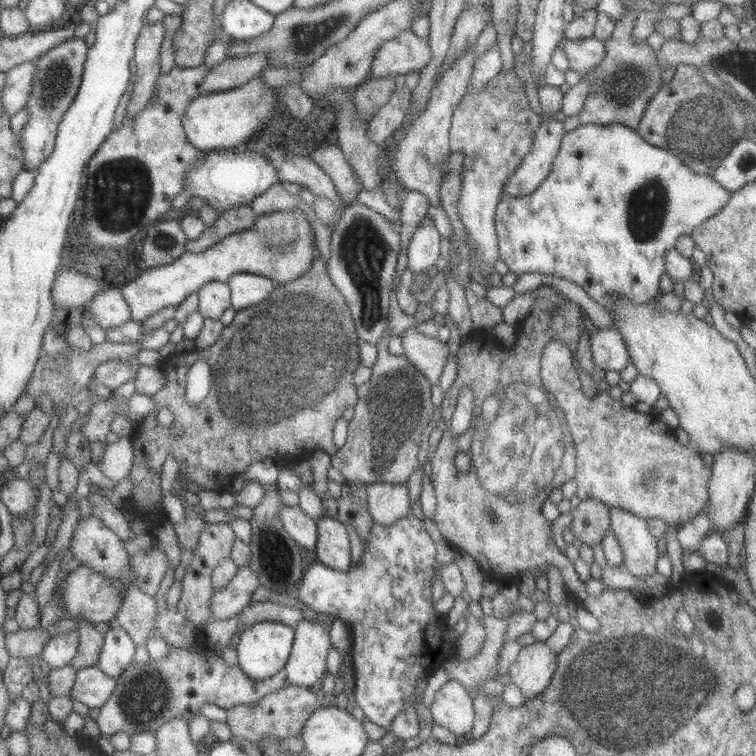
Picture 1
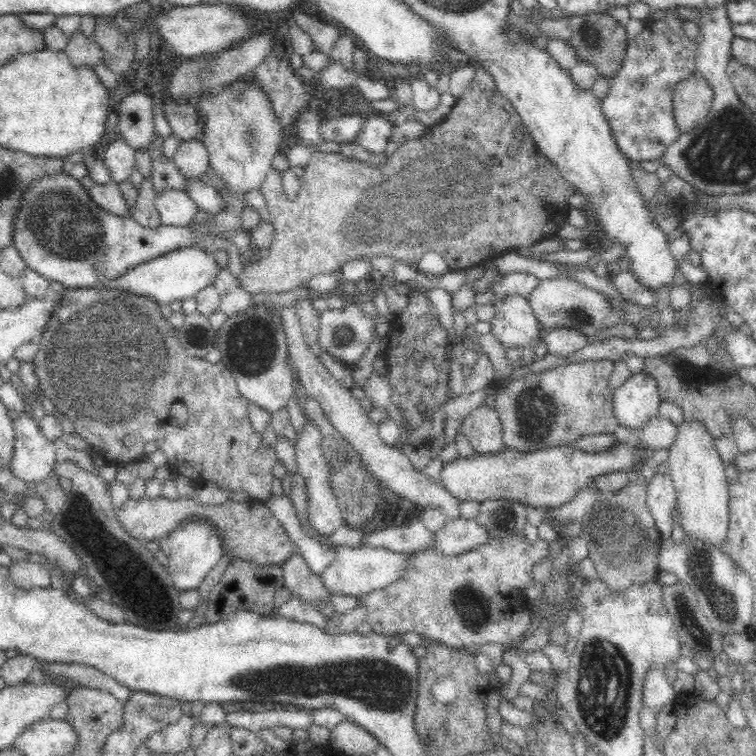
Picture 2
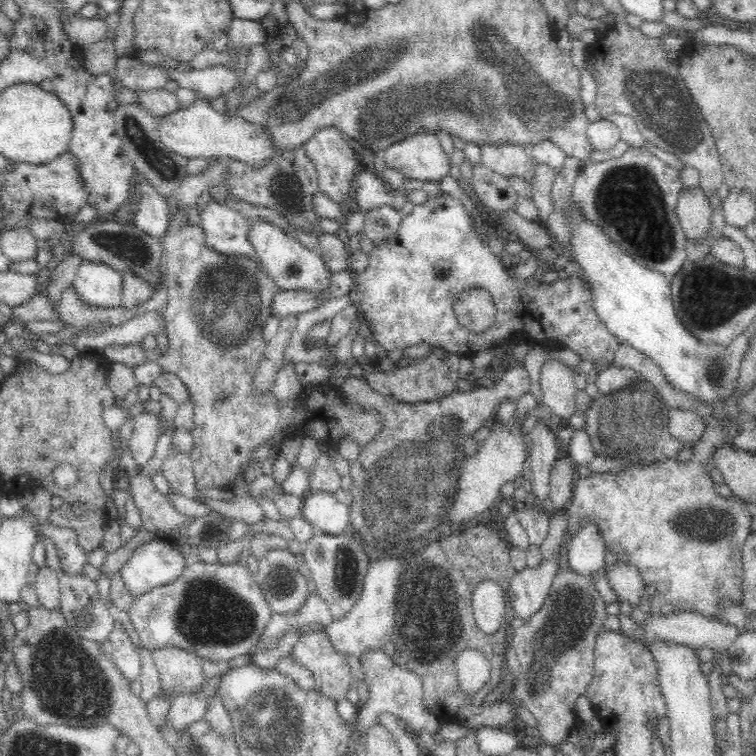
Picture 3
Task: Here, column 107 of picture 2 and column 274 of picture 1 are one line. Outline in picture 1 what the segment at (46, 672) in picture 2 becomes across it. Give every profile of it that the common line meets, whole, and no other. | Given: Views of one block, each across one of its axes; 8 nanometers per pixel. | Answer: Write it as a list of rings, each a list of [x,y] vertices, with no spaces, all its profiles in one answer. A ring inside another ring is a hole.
[[[230,522],[209,523],[204,529],[199,547],[194,551],[195,557],[186,569],[183,593],[178,606],[178,610],[198,626],[198,638],[192,645],[194,649],[170,647],[169,653],[159,659],[151,659],[143,665],[132,663],[132,666],[117,678],[118,690],[101,709],[97,724],[102,734],[134,735],[140,731],[157,734],[176,718],[194,721],[202,715],[202,708],[208,704],[230,711],[241,705],[260,703],[288,684],[284,670],[278,672],[274,678],[261,683],[248,675],[240,665],[230,667],[222,656],[222,651],[210,643],[204,629],[213,618],[212,598],[217,592],[213,583],[213,572],[224,560],[231,558],[236,538]]]

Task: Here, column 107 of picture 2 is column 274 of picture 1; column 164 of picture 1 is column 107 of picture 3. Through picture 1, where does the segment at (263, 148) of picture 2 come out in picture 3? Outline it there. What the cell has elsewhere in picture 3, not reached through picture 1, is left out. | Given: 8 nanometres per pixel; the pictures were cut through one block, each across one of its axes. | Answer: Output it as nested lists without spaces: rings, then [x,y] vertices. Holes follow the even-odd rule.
[[[83,261],[70,288],[75,293],[76,300],[92,311],[119,308],[122,274],[101,263]]]

